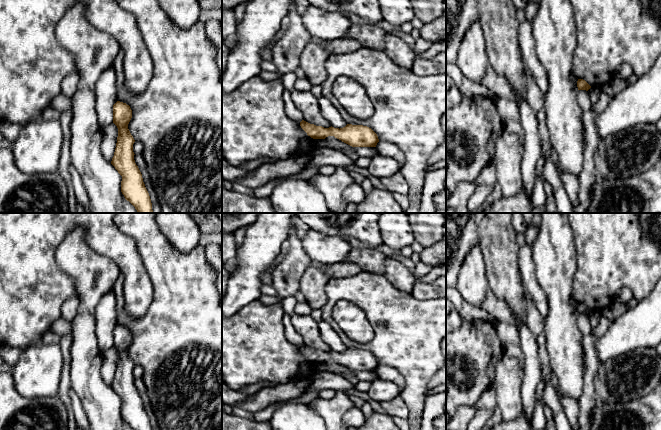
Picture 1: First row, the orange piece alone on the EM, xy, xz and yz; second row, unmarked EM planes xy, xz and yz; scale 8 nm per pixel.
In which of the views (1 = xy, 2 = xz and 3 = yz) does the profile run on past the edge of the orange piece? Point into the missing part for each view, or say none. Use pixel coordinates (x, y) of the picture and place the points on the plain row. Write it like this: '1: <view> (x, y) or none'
1: none
2: none
3: none

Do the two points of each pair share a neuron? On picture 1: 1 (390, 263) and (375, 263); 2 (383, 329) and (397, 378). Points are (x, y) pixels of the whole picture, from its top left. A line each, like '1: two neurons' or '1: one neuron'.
1: two neurons
2: two neurons

